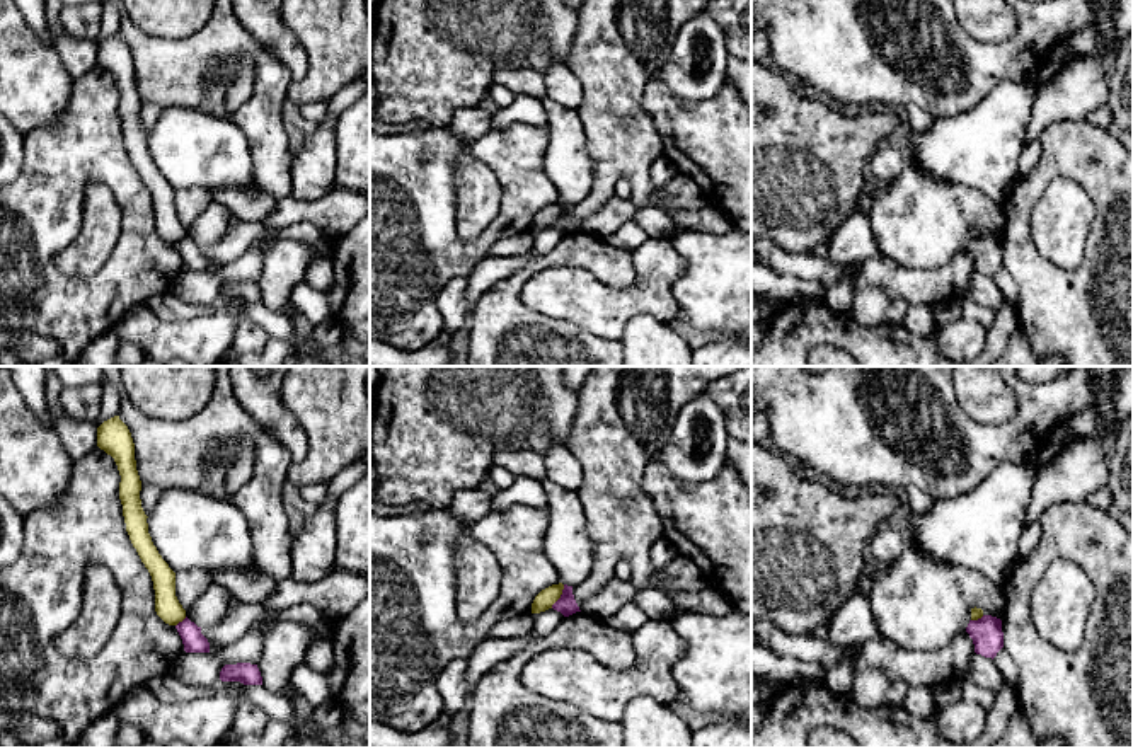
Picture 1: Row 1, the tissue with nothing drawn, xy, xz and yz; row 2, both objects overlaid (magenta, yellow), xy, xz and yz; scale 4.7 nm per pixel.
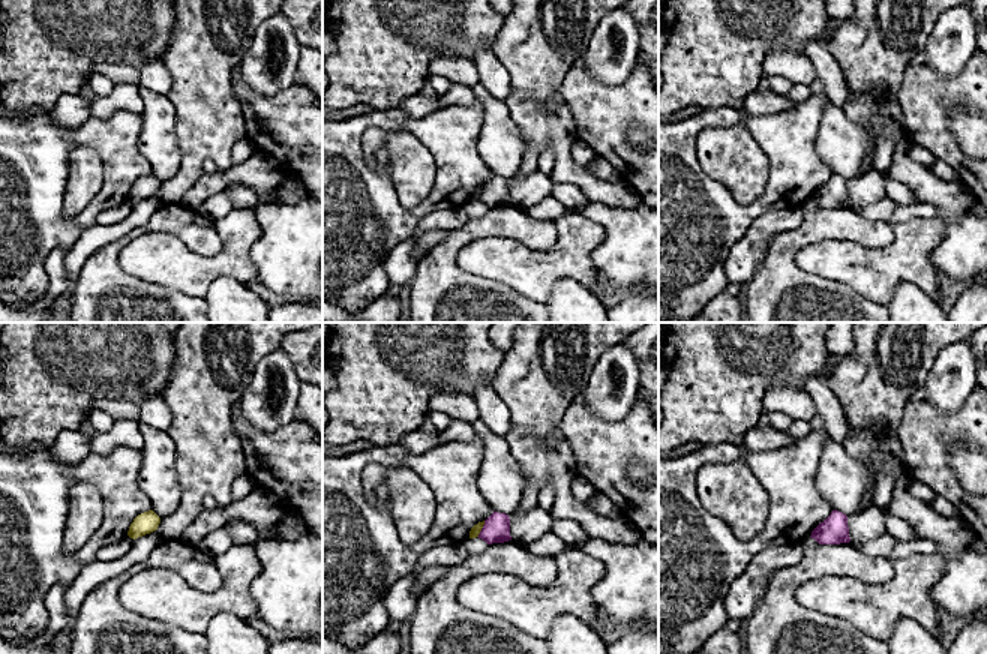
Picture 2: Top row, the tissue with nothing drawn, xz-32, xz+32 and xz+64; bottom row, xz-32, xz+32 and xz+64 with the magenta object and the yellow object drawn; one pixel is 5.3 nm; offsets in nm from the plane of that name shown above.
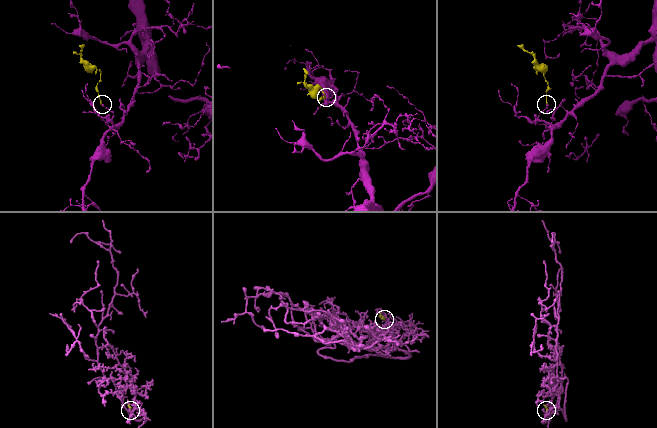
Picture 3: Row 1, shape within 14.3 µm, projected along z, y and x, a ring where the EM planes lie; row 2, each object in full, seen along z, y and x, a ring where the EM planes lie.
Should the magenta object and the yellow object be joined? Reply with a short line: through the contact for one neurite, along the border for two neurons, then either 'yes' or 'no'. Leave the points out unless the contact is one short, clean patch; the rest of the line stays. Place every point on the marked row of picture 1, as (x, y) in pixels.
line xz (564, 585), (559, 598), (551, 607); no

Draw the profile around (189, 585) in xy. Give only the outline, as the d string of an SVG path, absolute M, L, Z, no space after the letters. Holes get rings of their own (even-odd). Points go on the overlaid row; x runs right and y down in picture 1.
M191 569L175 573L175 596L186 613L211 584L211 576L204 571Z

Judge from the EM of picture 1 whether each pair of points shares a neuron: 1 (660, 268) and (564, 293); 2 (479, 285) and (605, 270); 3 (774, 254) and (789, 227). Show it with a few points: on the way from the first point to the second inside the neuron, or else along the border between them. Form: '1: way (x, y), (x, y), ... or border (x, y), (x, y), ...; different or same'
1: way (641, 293), (636, 299), (590, 299); same
2: border (529, 261), (498, 280), (481, 297), (471, 314); different
3: border (769, 239), (786, 251), (810, 251); different

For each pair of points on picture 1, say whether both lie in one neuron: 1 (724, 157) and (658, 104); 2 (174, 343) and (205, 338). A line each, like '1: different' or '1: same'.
1: same
2: same

